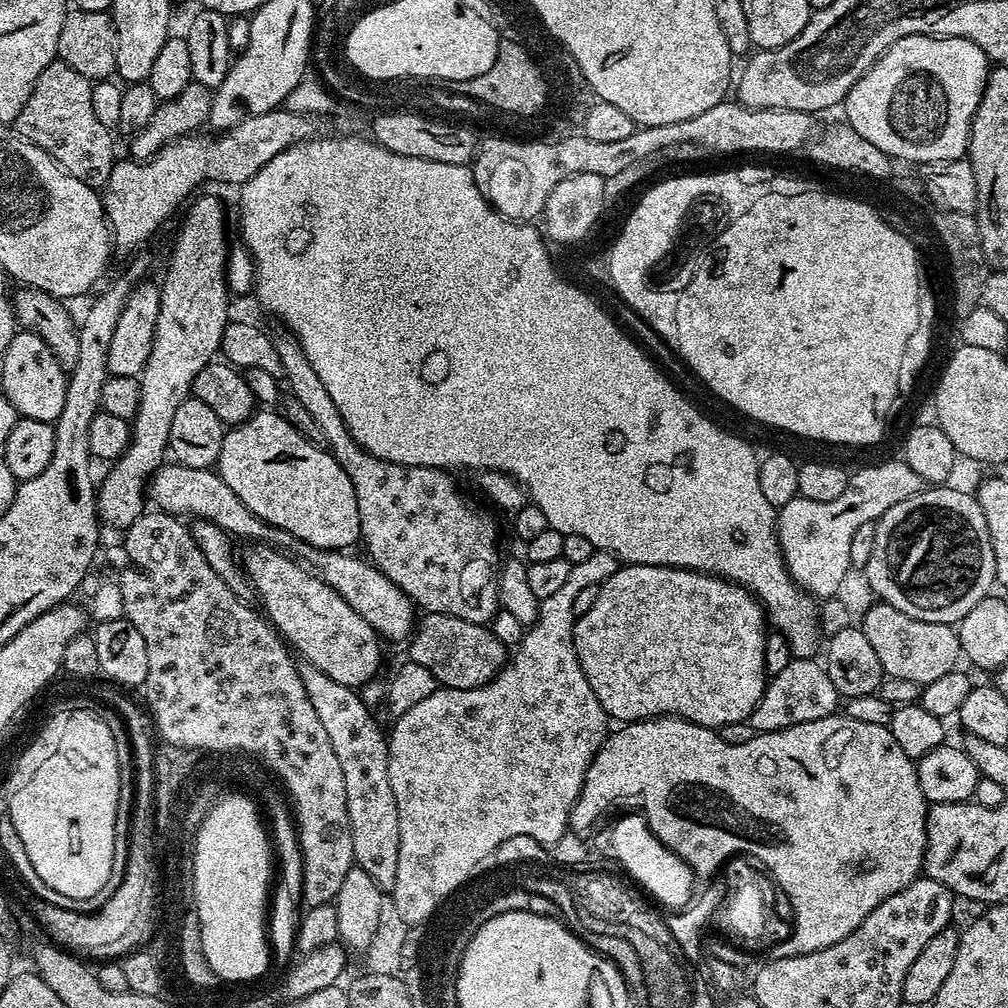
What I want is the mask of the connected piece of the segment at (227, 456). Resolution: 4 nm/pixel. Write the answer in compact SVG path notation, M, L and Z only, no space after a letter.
M256 410L241 424L229 427L222 438L222 450L214 468L219 472L222 482L226 482L226 486L238 494L250 514L258 514L262 522L278 526L278 530L286 530L310 546L348 550L353 547L352 543L360 540L358 498L354 498L354 482L350 482L346 470L338 466L327 447L308 440L279 411Z

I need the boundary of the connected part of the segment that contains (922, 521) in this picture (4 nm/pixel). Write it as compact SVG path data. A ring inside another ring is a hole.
M928 486L923 492L920 492L914 498L906 498L906 502L898 502L898 506L890 506L890 510L886 510L886 514L882 514L879 520L876 521L876 533L874 534L874 550L870 554L870 562L866 569L868 575L868 584L877 592L879 599L885 604L894 606L898 610L902 610L902 614L910 614L910 618L918 618L922 622L938 622L939 624L951 624L953 626L959 625L962 618L966 618L966 614L970 614L970 610L974 610L974 606L978 606L978 602L982 602L984 597L993 591L996 584L996 571L994 570L994 546L990 542L990 530L986 530L986 514L982 514L982 506L978 506L975 495L971 491L959 492L956 488L948 488L949 486Z

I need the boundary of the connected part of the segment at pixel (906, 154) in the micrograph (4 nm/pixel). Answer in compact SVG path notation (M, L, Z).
M907 36L890 46L854 82L842 111L850 127L886 155L913 166L958 160L967 153L972 119L988 85L990 61L974 42L953 36Z

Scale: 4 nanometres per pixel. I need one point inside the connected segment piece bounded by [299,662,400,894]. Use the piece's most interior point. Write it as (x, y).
(361, 747)

